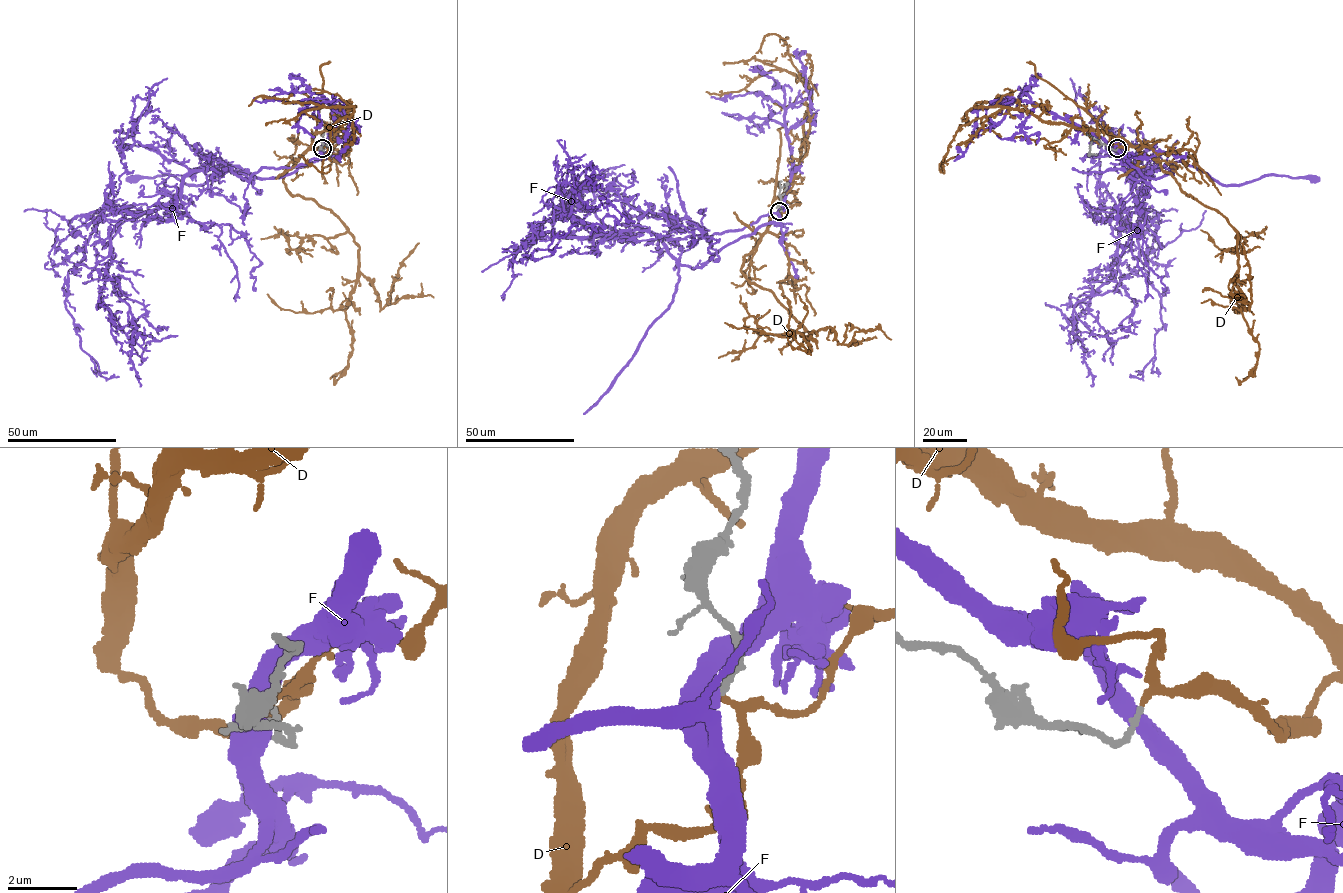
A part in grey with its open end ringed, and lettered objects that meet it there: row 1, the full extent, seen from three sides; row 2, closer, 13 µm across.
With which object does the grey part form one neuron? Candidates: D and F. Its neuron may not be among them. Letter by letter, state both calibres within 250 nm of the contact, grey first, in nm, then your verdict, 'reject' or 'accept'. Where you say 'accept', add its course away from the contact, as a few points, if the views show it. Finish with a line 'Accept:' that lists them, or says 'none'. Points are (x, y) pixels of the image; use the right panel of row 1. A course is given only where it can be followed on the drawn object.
D: calibres 190 and 160 nm; accept; course (1117, 148), (1135, 147), (1159, 161), (1237, 234), (1236, 287), (1259, 354), (1250, 375), (1241, 382), (1236, 377)
F: calibres 200 and 550 nm; reject
Accept: D

